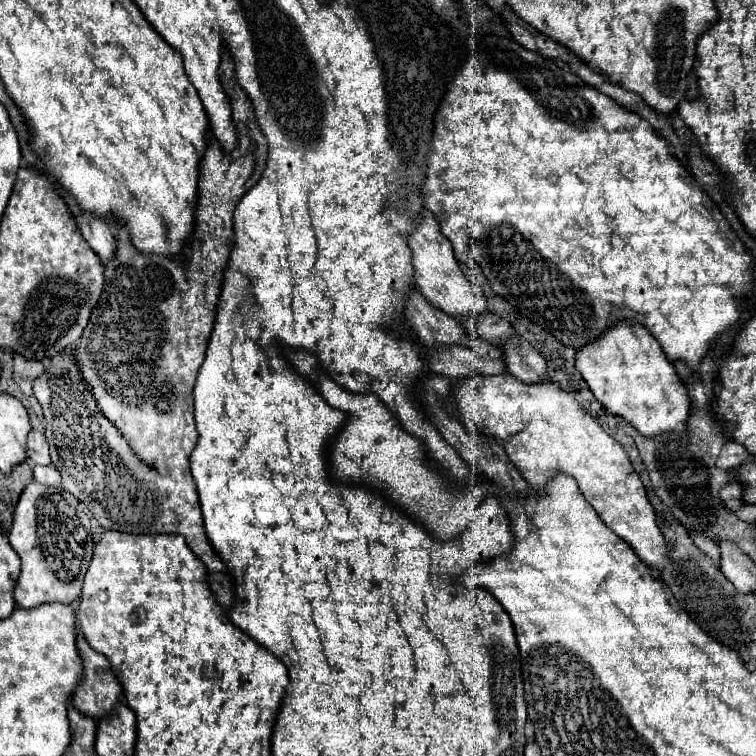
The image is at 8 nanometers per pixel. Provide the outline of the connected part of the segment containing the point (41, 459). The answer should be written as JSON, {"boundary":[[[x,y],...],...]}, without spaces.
{"boundary":[[[30,430],[26,446],[28,446],[28,462],[30,464],[50,466],[50,450],[48,450],[48,442],[44,440],[44,432]]]}

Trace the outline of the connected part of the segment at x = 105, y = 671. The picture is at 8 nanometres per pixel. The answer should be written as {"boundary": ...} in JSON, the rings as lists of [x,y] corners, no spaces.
{"boundary":[[[78,632],[78,652],[82,656],[82,680],[72,692],[72,704],[86,716],[100,718],[108,714],[122,694],[122,686],[110,670],[108,658],[92,650]]]}

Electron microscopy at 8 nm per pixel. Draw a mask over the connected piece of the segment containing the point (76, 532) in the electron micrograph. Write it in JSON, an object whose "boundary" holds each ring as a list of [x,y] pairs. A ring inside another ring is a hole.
{"boundary":[[[38,482],[24,488],[8,530],[8,540],[22,560],[14,588],[16,604],[22,608],[34,608],[46,602],[70,604],[78,600],[82,578],[94,552],[92,530],[86,520],[88,516],[82,512],[80,502],[70,492],[64,492],[64,488]]]}

